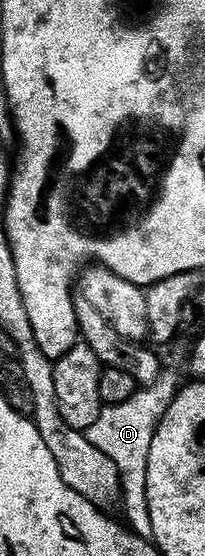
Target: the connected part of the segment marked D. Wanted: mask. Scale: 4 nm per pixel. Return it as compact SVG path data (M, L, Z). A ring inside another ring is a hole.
M162 372L157 381L138 389L137 394L129 400L114 406L105 406L99 420L91 424L88 436L91 444L99 448L111 460L115 460L115 468L119 468L121 492L123 495L123 511L129 517L128 529L140 538L152 539L151 508L147 504L147 468L151 456L151 440L155 440L157 425L163 420L167 408L172 404L179 389L179 381L173 374Z

